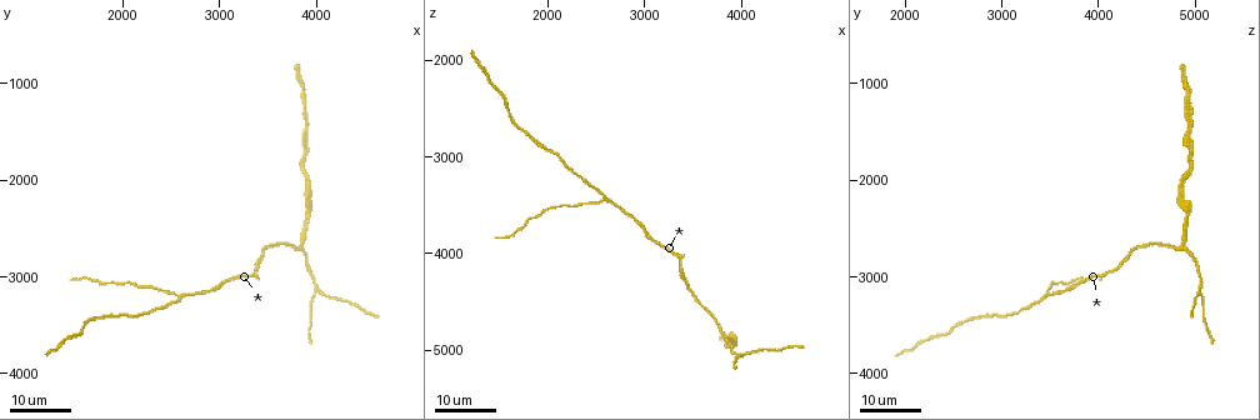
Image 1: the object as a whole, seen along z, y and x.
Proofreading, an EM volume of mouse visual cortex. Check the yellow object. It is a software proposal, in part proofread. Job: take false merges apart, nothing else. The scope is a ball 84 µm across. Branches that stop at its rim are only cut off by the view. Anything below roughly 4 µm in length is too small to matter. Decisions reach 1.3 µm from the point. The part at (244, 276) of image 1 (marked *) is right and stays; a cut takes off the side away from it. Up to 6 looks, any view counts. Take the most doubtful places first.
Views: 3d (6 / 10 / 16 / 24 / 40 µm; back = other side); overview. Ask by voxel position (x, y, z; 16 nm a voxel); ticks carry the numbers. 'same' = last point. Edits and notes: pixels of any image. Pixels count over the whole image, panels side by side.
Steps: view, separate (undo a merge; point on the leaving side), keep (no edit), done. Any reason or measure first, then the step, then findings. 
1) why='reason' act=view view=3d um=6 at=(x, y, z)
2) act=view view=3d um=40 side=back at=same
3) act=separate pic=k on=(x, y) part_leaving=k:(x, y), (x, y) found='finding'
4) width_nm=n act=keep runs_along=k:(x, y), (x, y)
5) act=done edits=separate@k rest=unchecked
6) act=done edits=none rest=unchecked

why='side arm on a straight run' act=view view=3d um=24 at=(2600, 3180, 3440)

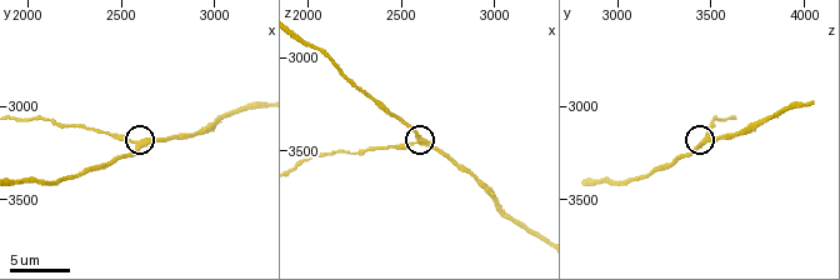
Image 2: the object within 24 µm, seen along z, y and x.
act=view view=3d um=6 at=(2580, 3200, 3420)

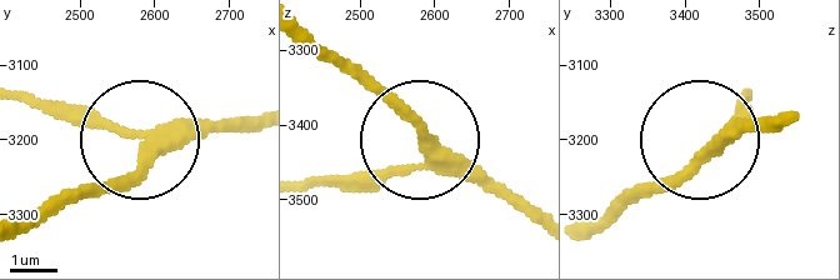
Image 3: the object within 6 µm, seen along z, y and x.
arms=3 act=keep found='continuous, no second neuron'

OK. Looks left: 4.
why='branch point' act=view view=3d um=24 at=(3820, 2660, 4880)

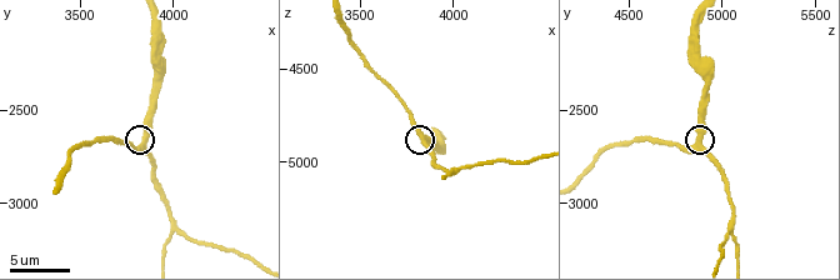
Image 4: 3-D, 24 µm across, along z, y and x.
act=view view=3d um=6 at=(3840, 2680, 4880)

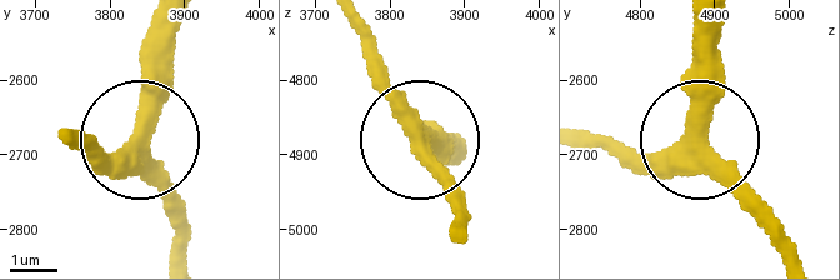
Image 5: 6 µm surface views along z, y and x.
width_nm=390 act=keep found='continuous, no second neuron'

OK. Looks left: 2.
why='three arms meet' act=view view=3d um=16 at=(4000, 3160, 5040)

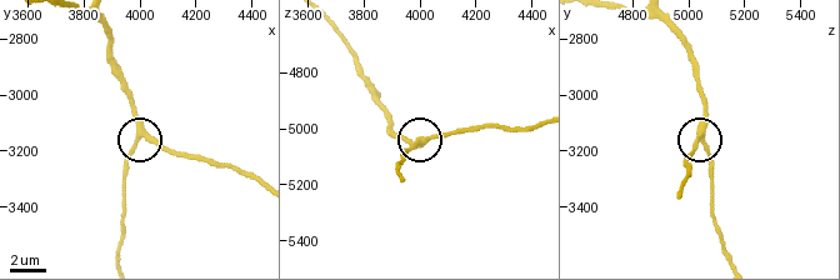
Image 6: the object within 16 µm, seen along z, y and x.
width_nm=300 act=keep runs_along=6:(663, 23), (688, 54), (703, 99), (701, 144), (710, 174) found='one neuron here'

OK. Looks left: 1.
act=done edits=none rest=unchecked

